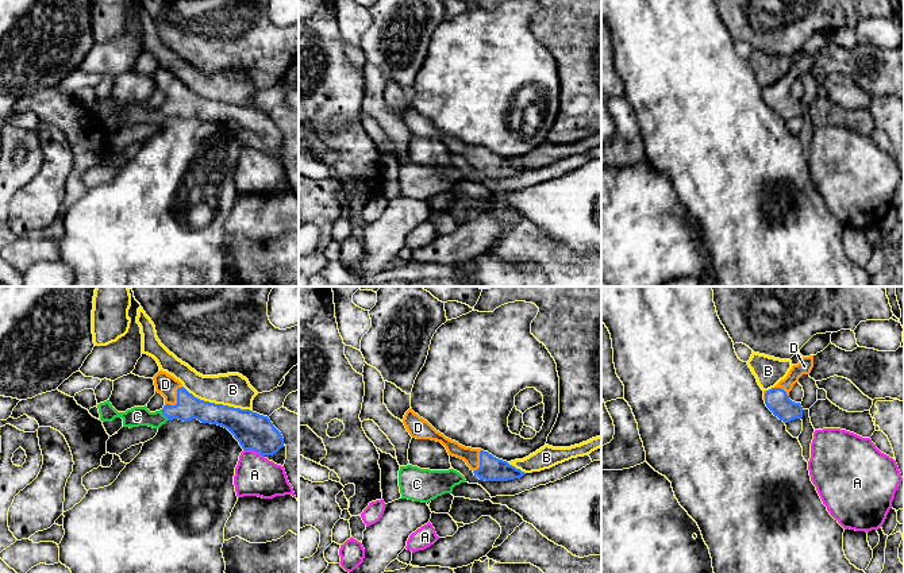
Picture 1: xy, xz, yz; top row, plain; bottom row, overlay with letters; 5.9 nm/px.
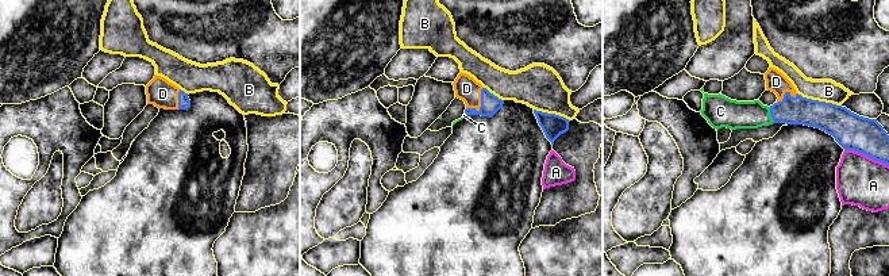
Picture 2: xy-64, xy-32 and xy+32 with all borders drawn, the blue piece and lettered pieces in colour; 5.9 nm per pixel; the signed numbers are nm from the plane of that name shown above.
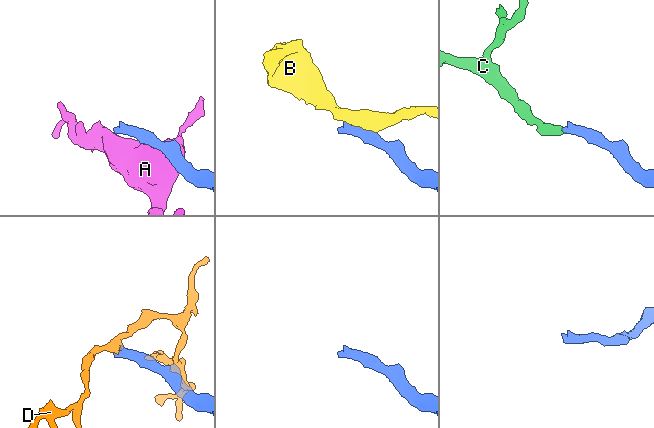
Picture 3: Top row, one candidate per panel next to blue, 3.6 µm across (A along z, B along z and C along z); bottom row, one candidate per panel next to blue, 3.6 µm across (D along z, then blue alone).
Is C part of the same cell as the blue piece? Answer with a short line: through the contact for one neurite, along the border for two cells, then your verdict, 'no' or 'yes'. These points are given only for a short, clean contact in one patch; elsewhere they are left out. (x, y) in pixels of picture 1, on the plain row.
line xy (188, 104), (165, 112), (137, 114); yes

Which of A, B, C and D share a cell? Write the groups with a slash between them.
A / B / C D

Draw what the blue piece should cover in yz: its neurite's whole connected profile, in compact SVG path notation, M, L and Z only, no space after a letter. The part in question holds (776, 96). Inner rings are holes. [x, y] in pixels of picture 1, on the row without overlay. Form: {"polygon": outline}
{"polygon": "M813 53L803 54L797 62L793 62L788 73L774 85L763 88L766 104L784 120L803 115L803 104L789 96L789 89L803 72L809 72L813 65Z"}

